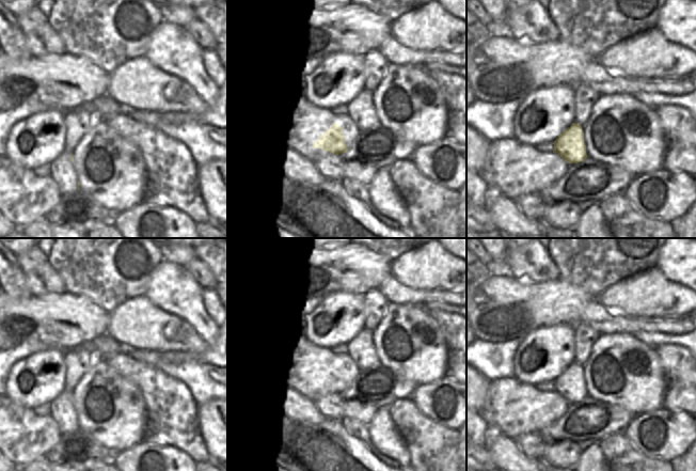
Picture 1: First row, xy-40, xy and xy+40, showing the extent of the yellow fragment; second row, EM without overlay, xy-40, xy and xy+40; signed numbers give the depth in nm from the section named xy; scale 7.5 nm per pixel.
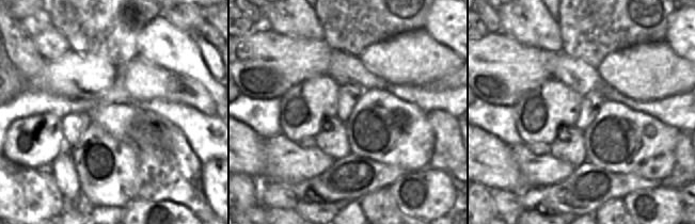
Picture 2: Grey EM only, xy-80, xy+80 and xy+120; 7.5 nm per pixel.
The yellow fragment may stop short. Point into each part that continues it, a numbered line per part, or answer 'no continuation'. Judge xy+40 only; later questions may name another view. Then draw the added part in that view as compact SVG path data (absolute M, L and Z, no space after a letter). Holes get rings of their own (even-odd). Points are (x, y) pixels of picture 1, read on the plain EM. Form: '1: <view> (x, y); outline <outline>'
no continuation

